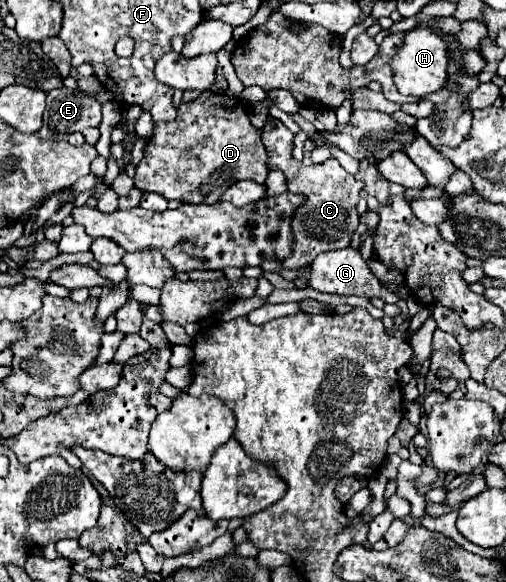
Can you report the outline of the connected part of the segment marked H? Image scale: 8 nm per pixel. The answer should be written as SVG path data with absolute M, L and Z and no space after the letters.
M417 27L405 33L403 45L389 65L393 69L393 81L401 95L421 97L439 91L443 89L443 79L447 77L447 43L435 31L427 27Z

